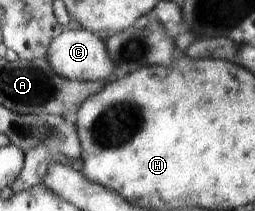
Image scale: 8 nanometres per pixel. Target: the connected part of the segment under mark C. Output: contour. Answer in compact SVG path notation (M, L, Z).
M79 26L73 30L65 29L65 32L61 32L52 40L47 60L59 76L69 80L101 82L107 80L107 76L115 69L115 64L101 36Z

